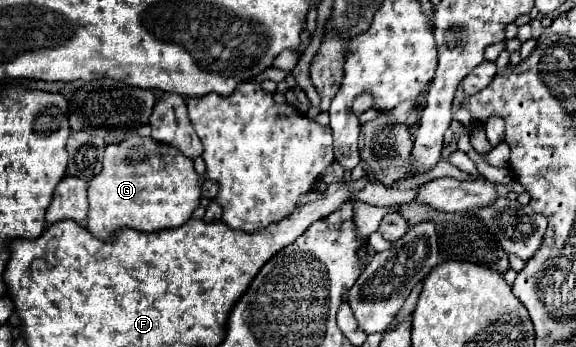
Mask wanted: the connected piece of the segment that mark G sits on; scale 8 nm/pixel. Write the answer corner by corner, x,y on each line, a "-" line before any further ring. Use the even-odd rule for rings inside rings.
130,137
120,143
110,143
104,151
102,159
102,171
94,175
88,183
88,217
86,217
86,227
100,239
108,239
110,235
116,233
120,227
130,227
136,231
160,231
160,229
172,229
184,225
192,211
198,207
198,201
202,197
202,189
198,183
198,173
192,167
190,157
182,155
178,149
158,143
152,137

